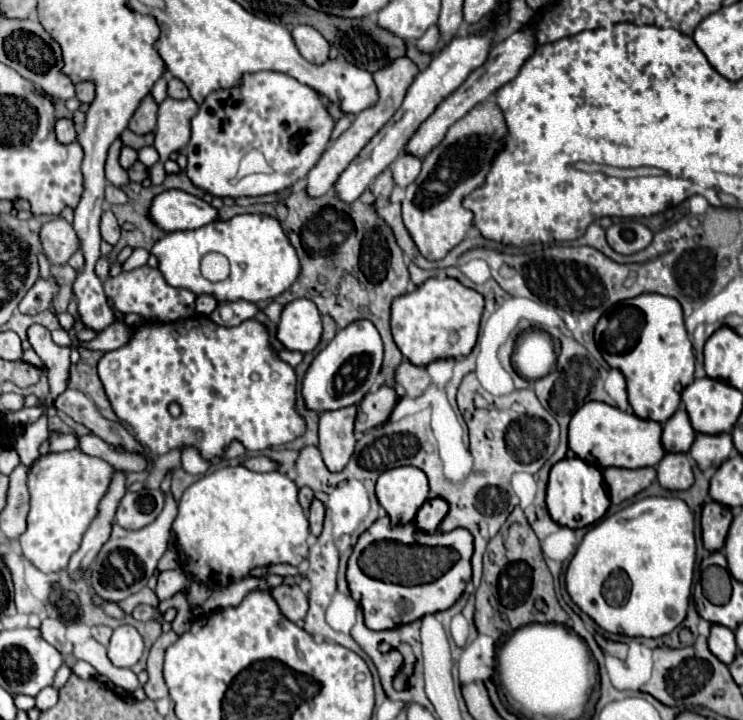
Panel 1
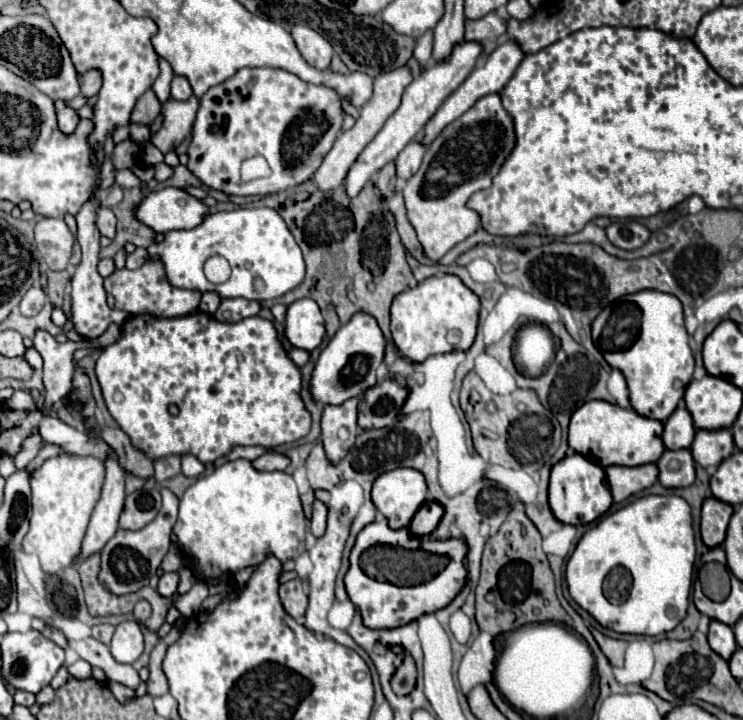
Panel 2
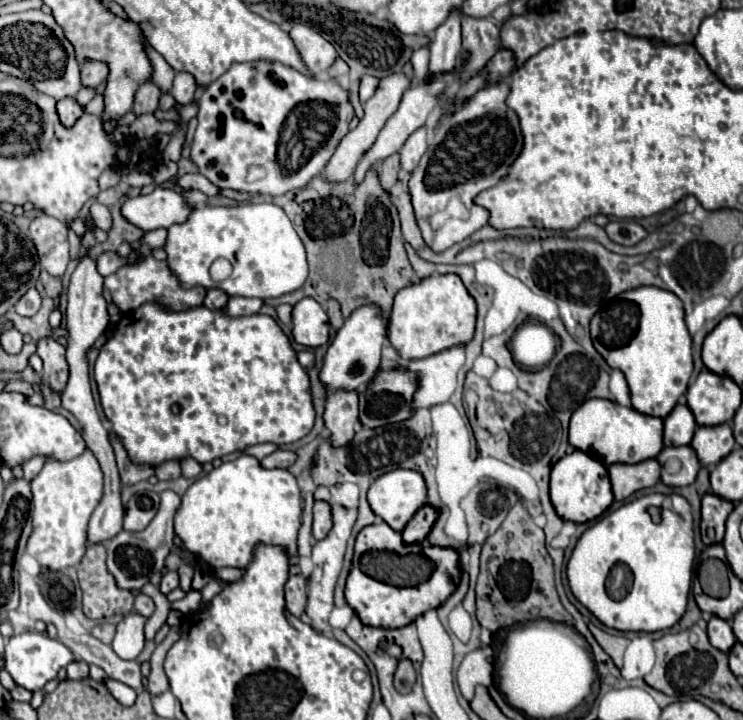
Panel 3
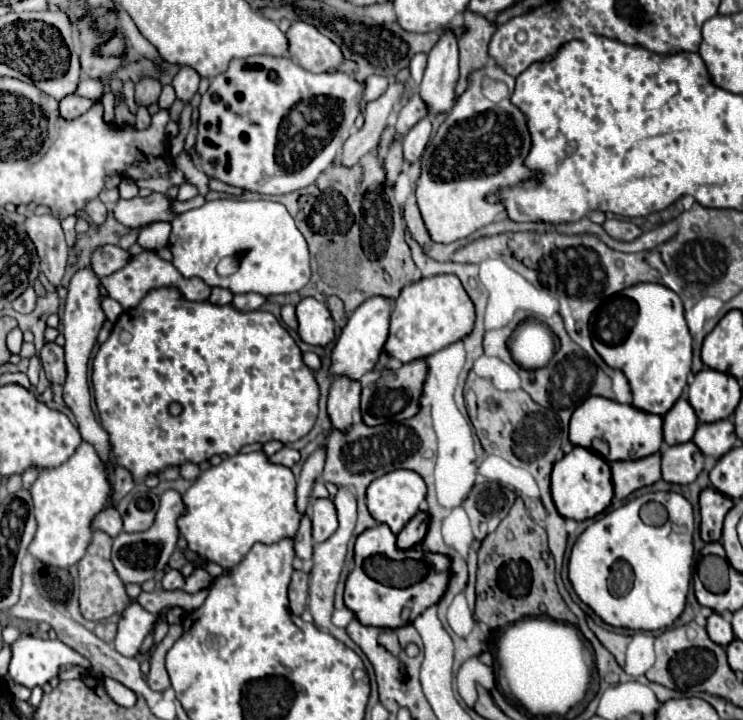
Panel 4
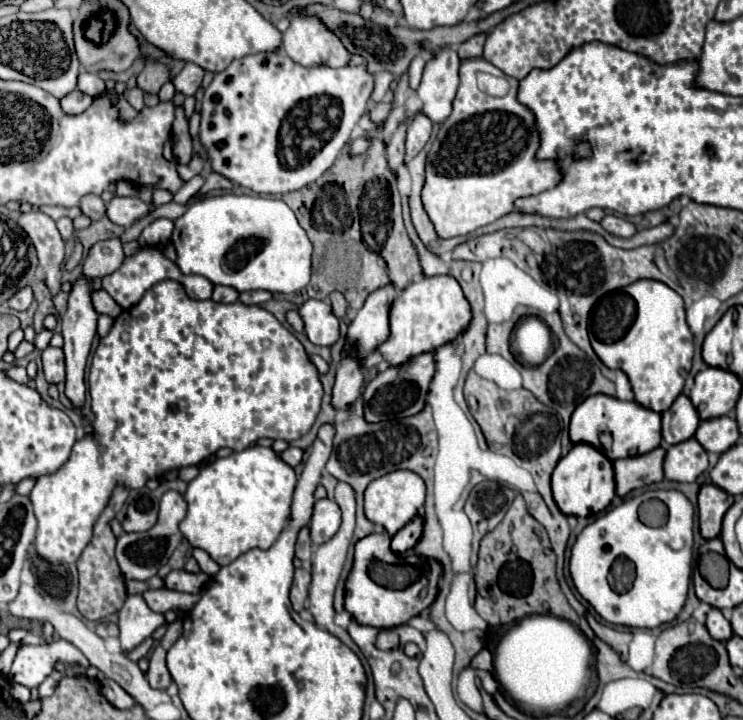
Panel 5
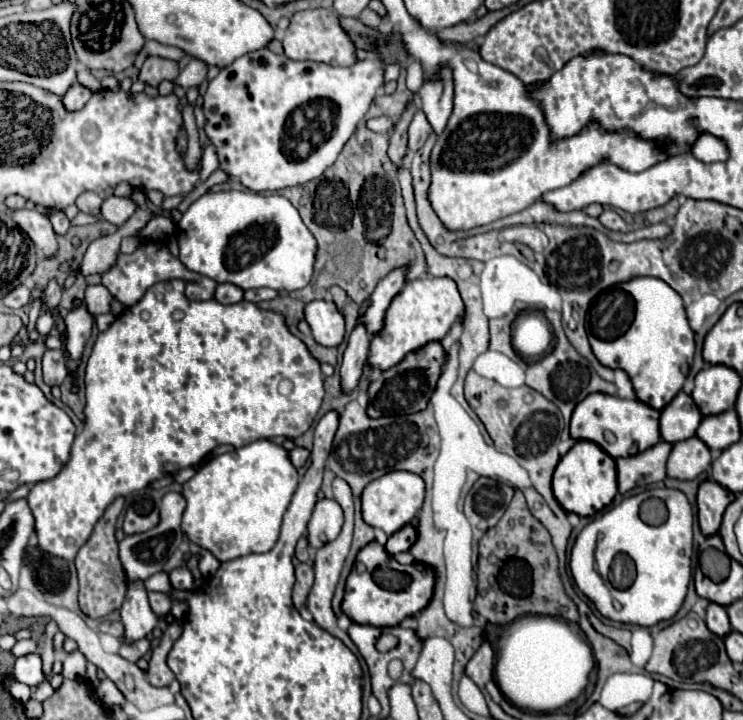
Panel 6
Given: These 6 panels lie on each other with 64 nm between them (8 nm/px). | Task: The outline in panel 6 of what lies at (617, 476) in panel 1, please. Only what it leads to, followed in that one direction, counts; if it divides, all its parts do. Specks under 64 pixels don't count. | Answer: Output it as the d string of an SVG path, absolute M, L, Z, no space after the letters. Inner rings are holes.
M660 442L648 452L640 452L640 456L620 458L616 460L618 474L618 492L626 494L636 486L648 486L666 478L666 460L670 454L670 444Z

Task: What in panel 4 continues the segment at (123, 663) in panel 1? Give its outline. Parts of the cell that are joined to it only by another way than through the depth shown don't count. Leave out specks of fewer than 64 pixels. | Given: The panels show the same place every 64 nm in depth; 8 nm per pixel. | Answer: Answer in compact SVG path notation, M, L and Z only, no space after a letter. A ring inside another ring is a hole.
M132 600L132 604L122 612L122 618L118 622L118 634L114 640L116 650L122 656L138 656L144 636L152 630L152 624L156 620L156 614L144 612L140 604Z

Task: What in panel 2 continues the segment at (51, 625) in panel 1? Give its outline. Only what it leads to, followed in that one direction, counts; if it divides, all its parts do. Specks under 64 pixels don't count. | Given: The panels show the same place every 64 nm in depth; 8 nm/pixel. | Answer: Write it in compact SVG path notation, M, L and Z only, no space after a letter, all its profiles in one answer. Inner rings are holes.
M46 626L44 630L42 630L42 634L48 638L48 640L52 640L54 644L58 644L60 648L68 648L68 640L64 638L64 634L62 634L62 630L60 628L52 628L52 626Z

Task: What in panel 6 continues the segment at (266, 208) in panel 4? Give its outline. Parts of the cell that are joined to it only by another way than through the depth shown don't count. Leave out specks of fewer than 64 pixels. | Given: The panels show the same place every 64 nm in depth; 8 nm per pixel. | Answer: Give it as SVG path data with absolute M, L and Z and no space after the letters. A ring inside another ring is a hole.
M208 192L198 198L182 216L176 230L178 246L180 246L180 262L202 276L208 276L216 282L230 282L242 290L250 288L272 288L278 292L294 292L304 288L312 278L314 268L314 254L316 254L316 240L302 224L298 210L278 194L256 194L256 192ZM264 226L272 226L272 238L268 244L266 234L262 232Z

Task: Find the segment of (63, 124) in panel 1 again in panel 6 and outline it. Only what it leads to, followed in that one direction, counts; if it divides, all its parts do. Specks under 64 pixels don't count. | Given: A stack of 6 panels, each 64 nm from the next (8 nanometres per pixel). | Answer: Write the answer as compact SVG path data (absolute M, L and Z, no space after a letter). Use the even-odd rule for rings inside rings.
M76 82L76 84L72 84L72 88L64 94L62 104L64 104L66 110L76 112L76 110L82 110L82 108L84 108L84 104L90 100L90 96L92 96L92 92Z

